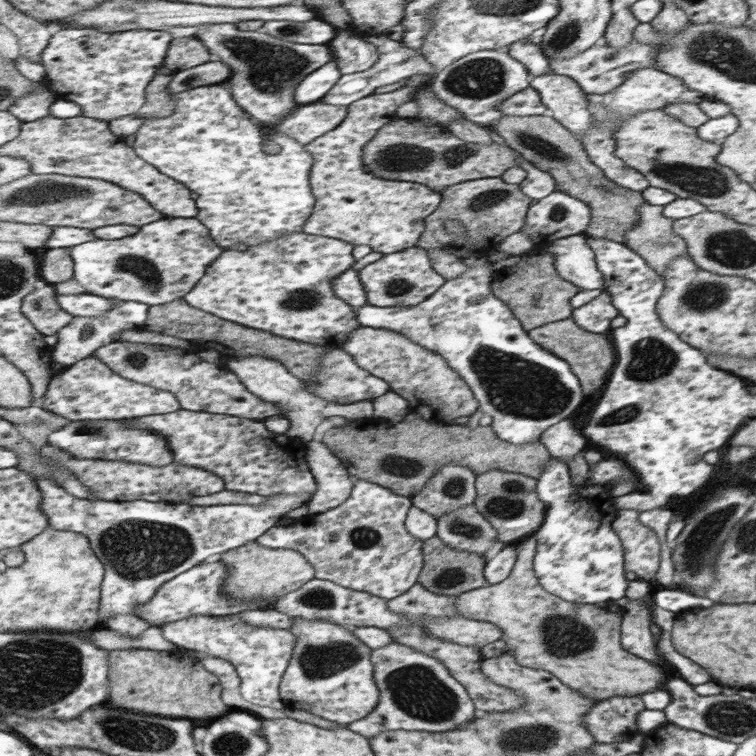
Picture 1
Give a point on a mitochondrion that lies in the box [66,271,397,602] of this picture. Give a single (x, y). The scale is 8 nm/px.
(138, 549)

